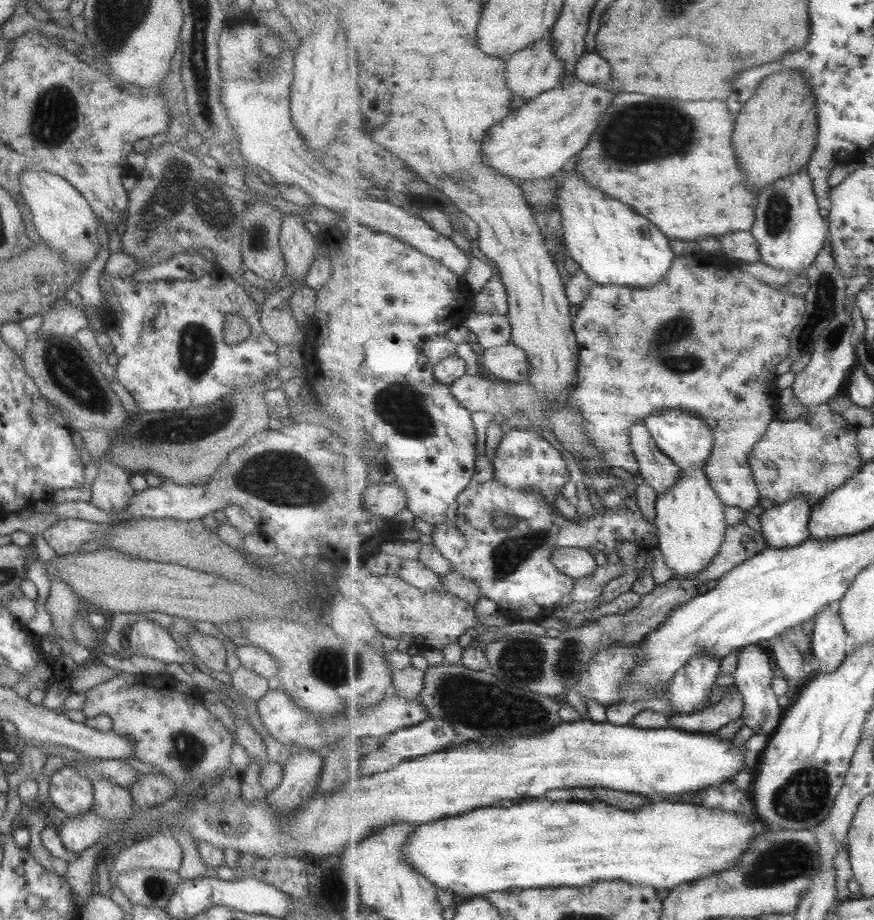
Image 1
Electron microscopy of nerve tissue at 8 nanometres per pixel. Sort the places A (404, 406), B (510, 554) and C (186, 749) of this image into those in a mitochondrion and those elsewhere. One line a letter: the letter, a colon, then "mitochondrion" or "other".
A: mitochondrion
B: mitochondrion
C: mitochondrion

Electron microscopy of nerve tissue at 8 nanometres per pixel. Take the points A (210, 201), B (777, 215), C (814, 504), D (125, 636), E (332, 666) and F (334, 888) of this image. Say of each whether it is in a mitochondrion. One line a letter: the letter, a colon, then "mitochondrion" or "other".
A: mitochondrion
B: mitochondrion
C: other
D: other
E: mitochondrion
F: other

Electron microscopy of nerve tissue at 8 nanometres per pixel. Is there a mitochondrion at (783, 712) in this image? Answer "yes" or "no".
no

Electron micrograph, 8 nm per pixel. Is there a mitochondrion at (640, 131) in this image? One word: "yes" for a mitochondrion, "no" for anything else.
yes

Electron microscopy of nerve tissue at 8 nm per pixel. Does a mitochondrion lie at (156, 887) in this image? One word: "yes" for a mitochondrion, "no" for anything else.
yes

